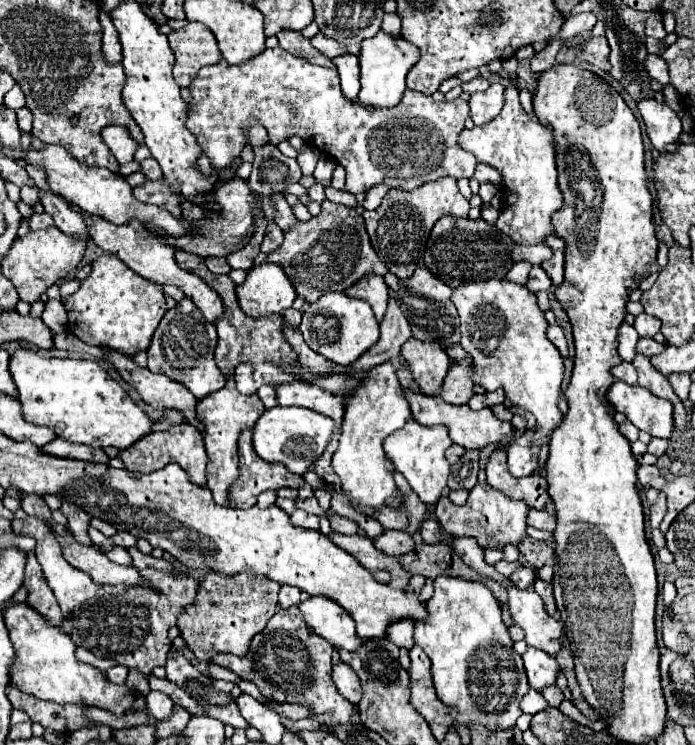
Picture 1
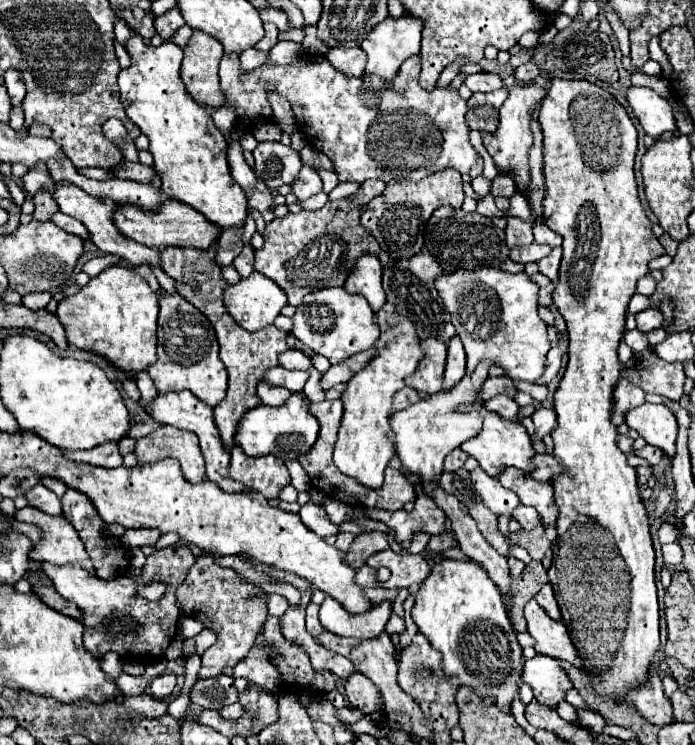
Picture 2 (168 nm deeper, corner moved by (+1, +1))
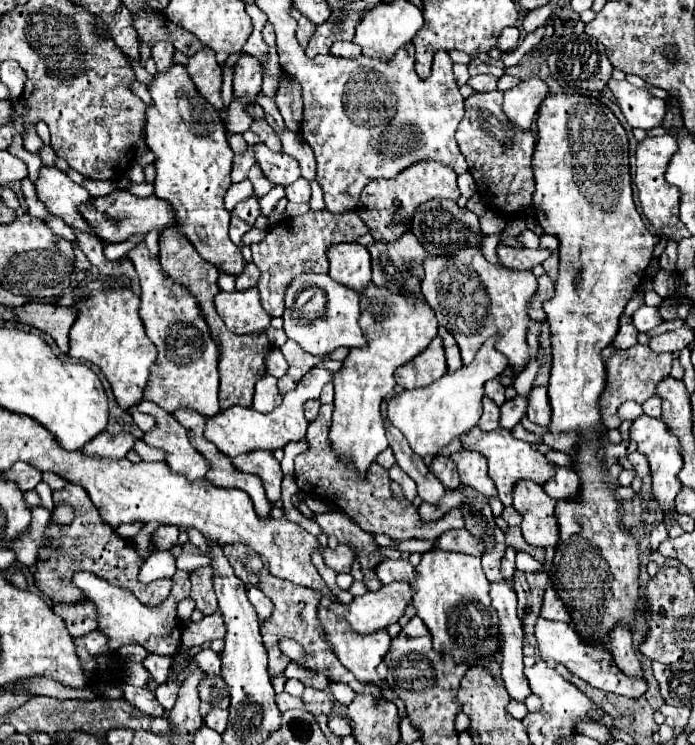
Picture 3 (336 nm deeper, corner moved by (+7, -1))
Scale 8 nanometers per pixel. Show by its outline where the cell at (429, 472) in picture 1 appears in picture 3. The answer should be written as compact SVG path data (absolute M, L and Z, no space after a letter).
M487 339L483 347L477 351L471 365L461 367L455 373L443 375L439 381L415 389L403 391L395 395L387 405L387 415L391 423L405 435L415 455L421 459L433 459L443 447L447 447L453 439L465 435L479 421L479 407L483 399L483 385L487 379L495 379L507 367L507 359L495 349L495 339Z

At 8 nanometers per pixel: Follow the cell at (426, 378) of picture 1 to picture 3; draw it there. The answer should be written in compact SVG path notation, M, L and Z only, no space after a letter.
M435 337L431 345L421 351L411 363L405 363L395 371L395 381L403 389L421 389L427 387L427 383L433 383L441 379L447 373L445 365L445 355L443 355L443 345L441 339Z

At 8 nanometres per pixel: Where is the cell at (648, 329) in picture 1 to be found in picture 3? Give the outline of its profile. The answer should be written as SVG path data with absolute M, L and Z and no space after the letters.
M643 307L639 309L635 315L633 315L633 325L637 327L639 333L647 333L651 331L653 327L657 327L661 323L661 315L659 315L659 309L657 307Z

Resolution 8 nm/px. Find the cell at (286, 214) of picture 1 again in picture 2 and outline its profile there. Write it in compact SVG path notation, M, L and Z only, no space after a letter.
M257 179L253 193L249 195L249 205L251 209L257 209L263 213L263 219L269 223L275 219L273 215L273 195L269 193L269 189L265 187L265 183L261 179Z

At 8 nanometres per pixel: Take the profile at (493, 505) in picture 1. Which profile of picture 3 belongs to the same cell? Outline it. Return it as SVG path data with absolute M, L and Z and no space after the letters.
M465 449L459 453L453 453L451 457L455 459L455 465L457 465L457 471L461 477L461 485L475 489L477 493L485 495L487 499L497 497L495 483L487 475L487 461L483 461L477 453L465 451Z

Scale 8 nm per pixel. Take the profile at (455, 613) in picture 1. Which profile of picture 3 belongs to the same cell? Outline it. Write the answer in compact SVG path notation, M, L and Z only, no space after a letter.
M431 549L423 553L423 559L415 569L417 569L417 577L415 581L411 581L411 587L413 587L411 603L433 637L433 649L441 653L449 653L455 659L455 663L479 663L479 659L497 657L499 655L499 621L497 621L495 609L491 607L489 581L483 575L481 559L465 553Z

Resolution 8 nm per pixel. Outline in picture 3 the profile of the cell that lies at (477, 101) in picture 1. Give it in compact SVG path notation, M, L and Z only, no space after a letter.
M499 89L475 93L465 99L465 115L457 129L457 143L477 183L477 193L483 197L483 201L487 201L487 207L491 211L509 219L531 205L531 195L535 191L531 163L535 139L531 133L523 133L515 127L509 129L501 105L503 93Z

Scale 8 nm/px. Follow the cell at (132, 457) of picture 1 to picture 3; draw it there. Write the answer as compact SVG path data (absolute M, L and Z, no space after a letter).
M139 401L135 409L149 413L155 419L155 427L143 435L143 441L155 449L165 451L165 461L171 471L183 475L187 481L203 479L209 469L209 463L189 443L187 429L151 401Z

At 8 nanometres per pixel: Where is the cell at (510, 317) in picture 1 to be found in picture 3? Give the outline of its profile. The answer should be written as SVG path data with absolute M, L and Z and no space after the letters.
M459 251L451 259L443 257L427 257L423 263L425 277L421 283L421 291L429 303L429 307L435 311L437 321L441 327L445 327L457 341L461 349L463 365L469 365L481 347L483 341L489 337L497 337L497 351L501 351L509 359L509 367L515 371L521 371L527 367L529 361L529 343L527 343L527 329L529 329L529 301L533 299L537 291L537 279L529 271L515 271L505 267L493 267L481 251Z

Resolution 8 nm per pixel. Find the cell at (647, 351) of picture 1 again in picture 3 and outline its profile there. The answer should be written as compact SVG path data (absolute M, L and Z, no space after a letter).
M621 325L617 337L613 339L613 347L615 349L629 349L629 347L633 347L637 343L637 335L639 333L635 331L633 325Z

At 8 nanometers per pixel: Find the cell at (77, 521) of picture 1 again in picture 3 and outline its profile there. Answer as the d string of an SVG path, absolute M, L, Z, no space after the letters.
M67 483L63 489L53 491L53 499L57 503L69 503L73 507L75 517L69 525L51 523L47 527L47 537L51 541L51 547L55 547L59 551L41 551L41 561L37 563L37 573L35 573L35 585L39 587L39 591L43 595L53 599L53 603L83 601L83 591L79 591L77 587L71 587L69 579L75 571L91 571L101 579L109 579L109 583L129 589L145 605L159 605L163 599L167 599L167 595L171 591L171 579L153 581L149 585L145 585L137 579L139 569L141 569L143 561L147 559L147 555L153 553L153 547L149 549L149 553L141 555L133 547L133 541L119 539L119 535L111 527L107 527L107 523L103 523L99 519L95 505L91 503L89 495L79 485Z

